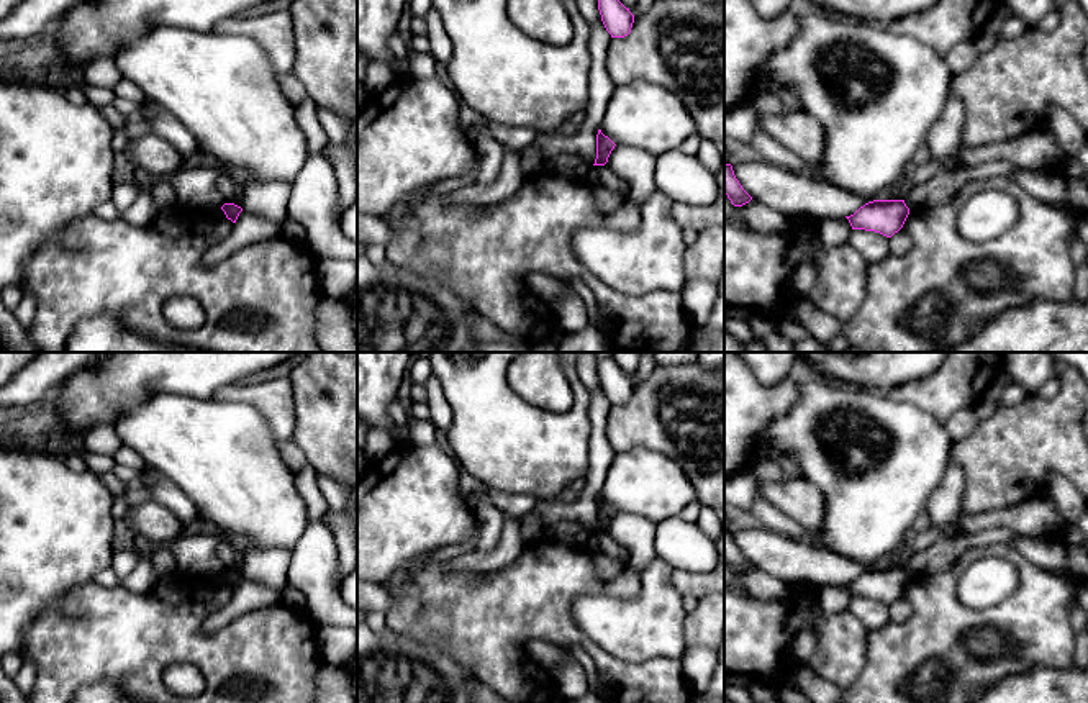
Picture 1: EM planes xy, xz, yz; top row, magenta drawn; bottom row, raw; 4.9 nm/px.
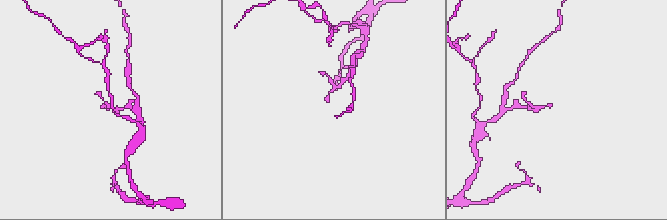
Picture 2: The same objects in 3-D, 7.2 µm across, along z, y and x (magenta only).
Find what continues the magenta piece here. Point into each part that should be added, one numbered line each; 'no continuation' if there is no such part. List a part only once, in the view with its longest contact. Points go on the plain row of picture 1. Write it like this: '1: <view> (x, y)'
no continuation

